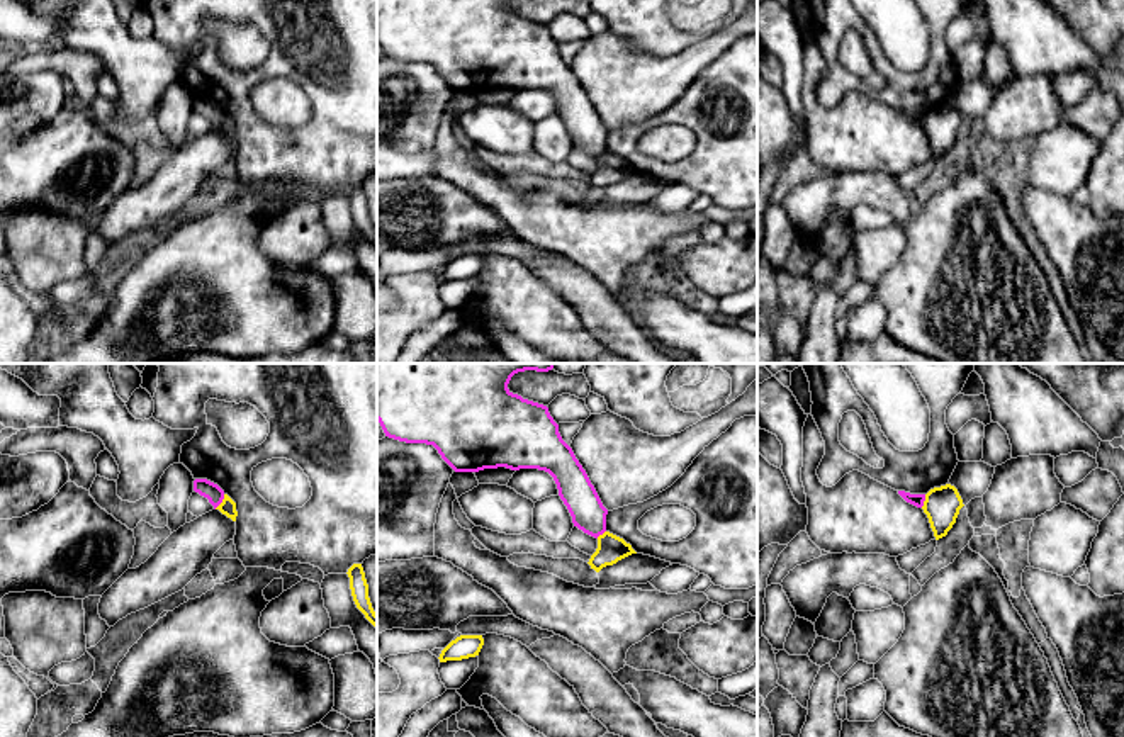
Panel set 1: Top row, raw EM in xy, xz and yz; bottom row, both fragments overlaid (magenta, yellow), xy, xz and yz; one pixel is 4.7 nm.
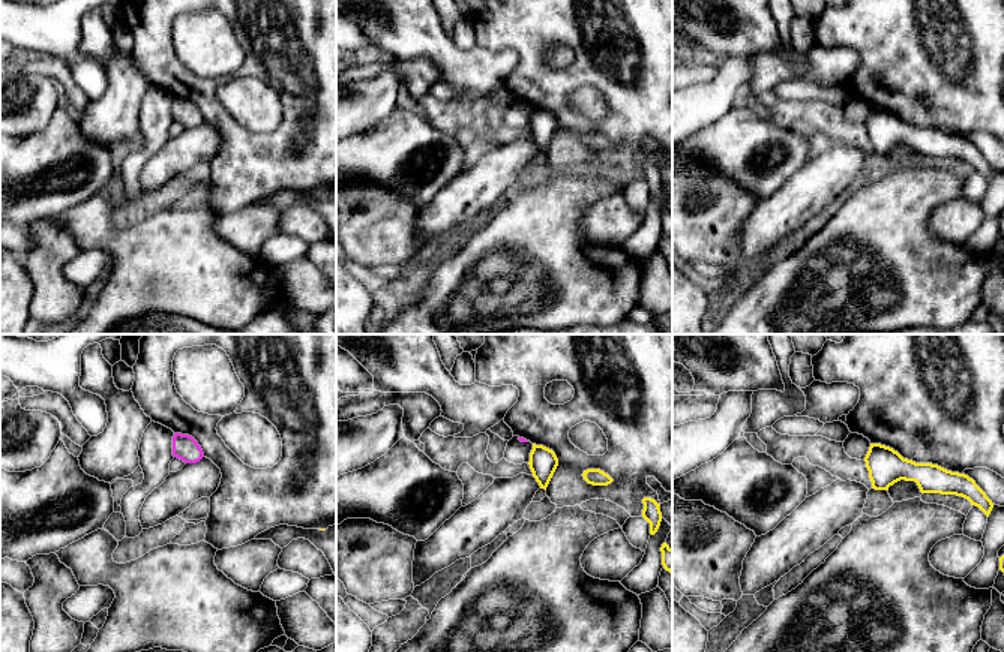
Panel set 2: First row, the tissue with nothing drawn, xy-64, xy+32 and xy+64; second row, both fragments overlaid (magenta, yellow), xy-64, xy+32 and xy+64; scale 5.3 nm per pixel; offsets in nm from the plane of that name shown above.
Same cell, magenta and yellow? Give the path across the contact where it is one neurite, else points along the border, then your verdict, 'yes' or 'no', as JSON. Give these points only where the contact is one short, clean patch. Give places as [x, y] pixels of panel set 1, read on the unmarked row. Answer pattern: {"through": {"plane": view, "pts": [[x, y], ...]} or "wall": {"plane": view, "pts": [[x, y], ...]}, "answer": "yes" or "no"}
{"wall": {"plane": "xy", "pts": [[224, 114], [214, 128]]}, "answer": "no"}

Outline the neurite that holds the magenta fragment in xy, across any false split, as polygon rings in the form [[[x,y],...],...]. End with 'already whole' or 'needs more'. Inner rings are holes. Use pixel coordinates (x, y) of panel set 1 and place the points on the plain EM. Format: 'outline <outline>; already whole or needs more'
outline [[[195,98],[194,110],[199,112],[200,115],[207,117],[209,122],[214,126],[214,129],[224,119],[224,110],[217,104],[211,102],[207,98]]]; already whole

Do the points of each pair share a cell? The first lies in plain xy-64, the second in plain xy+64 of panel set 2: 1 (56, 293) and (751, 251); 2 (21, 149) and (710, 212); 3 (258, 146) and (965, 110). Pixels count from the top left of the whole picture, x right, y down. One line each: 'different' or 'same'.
1: different
2: different
3: same

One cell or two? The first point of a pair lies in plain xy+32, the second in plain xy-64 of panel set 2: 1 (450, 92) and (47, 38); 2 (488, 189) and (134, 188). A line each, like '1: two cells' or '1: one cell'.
1: one cell
2: two cells

